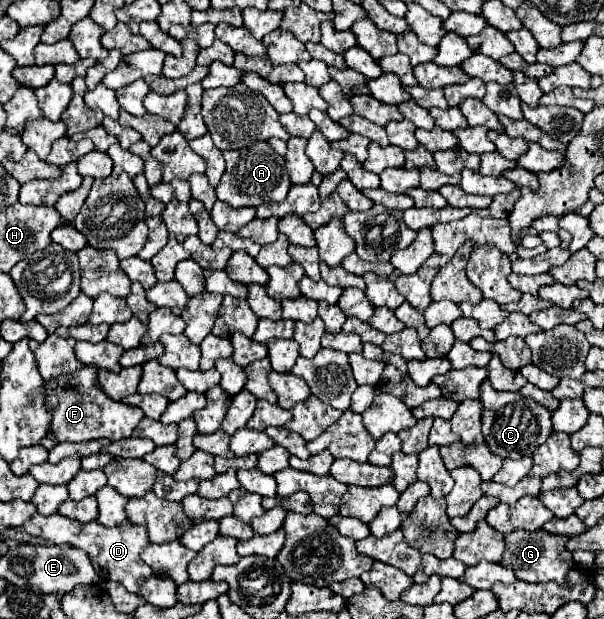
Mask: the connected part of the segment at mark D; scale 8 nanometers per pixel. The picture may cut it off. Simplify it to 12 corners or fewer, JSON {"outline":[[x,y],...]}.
{"outline":[[58,513],[32,515],[28,535],[80,547],[96,573],[130,593],[152,577],[142,525],[108,529]]}

